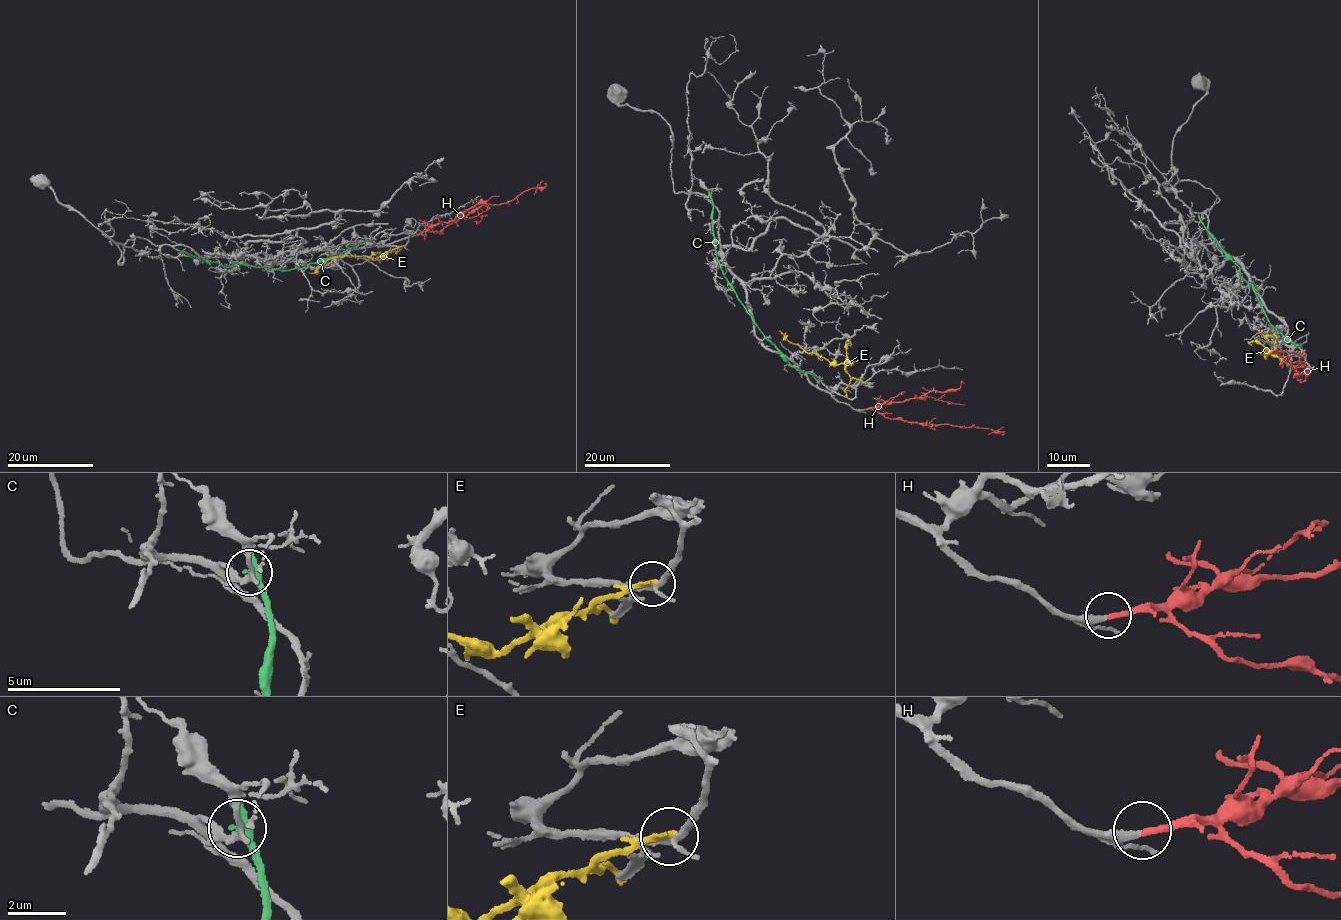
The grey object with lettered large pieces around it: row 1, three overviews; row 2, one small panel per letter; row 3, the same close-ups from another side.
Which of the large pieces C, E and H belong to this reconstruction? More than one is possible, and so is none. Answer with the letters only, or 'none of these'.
H

